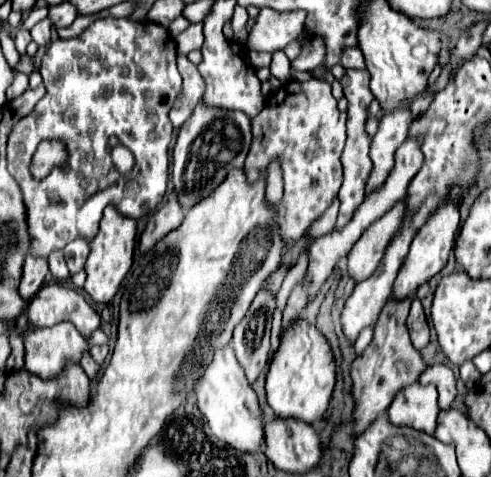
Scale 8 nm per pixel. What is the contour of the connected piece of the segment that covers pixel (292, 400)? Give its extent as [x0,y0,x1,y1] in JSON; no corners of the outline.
[266,322,336,424]

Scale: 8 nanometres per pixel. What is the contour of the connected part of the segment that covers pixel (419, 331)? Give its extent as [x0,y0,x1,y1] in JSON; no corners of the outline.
[406,298,430,350]

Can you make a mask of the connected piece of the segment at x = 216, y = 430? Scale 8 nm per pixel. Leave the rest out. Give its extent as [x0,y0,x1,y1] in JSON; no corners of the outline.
[196,346,266,454]

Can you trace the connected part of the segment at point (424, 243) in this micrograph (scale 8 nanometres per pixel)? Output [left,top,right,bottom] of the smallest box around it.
[392,206,460,300]

